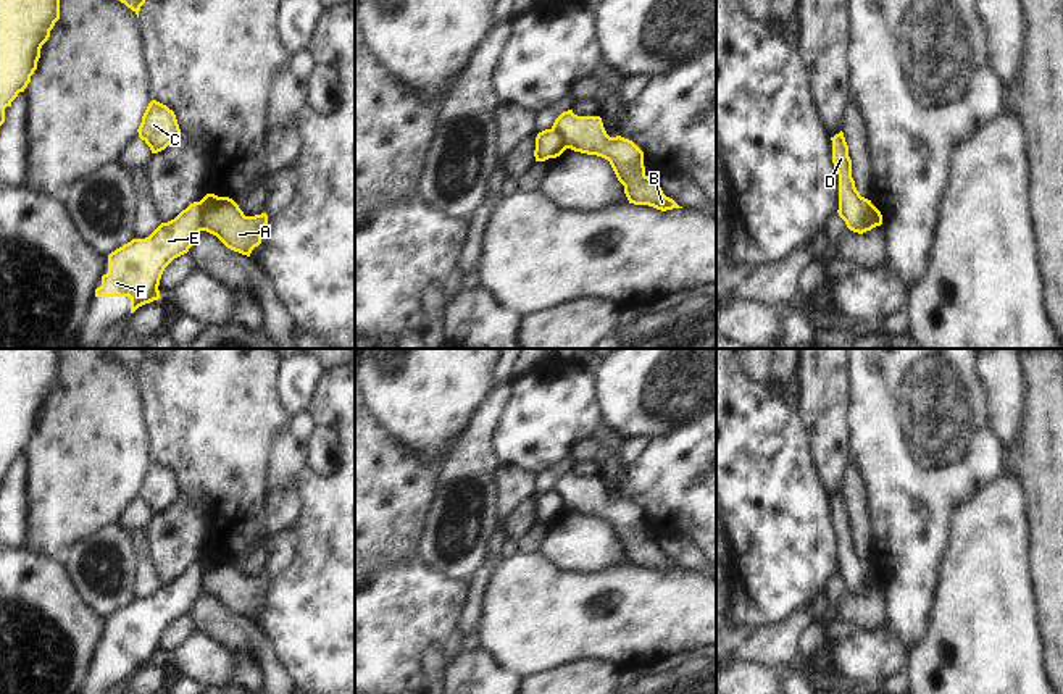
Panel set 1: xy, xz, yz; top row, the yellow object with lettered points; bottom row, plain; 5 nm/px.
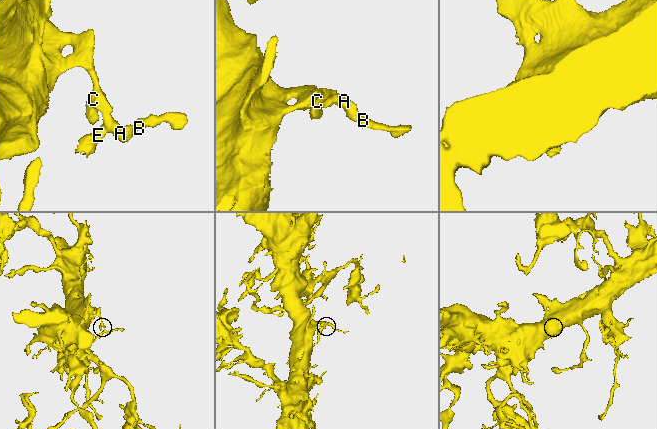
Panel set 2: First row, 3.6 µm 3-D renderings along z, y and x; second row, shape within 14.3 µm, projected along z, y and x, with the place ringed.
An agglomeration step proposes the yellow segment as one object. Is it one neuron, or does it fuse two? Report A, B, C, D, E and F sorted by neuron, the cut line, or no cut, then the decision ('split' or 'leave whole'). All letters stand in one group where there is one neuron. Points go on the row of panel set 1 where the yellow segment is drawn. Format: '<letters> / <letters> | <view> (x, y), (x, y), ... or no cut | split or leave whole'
A B C D / E F | xy (197, 202), (202, 229) | split

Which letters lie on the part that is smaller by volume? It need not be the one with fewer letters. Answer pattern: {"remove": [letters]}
{"remove": ["E", "F"]}

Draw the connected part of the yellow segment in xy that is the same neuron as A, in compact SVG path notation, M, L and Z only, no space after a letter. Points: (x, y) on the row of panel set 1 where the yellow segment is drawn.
M206 194L200 202L200 228L216 236L227 249L250 257L261 244L268 215L245 216L229 197Z

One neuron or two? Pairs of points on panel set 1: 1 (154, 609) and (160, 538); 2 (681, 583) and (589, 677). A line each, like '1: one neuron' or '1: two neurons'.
1: two neurons
2: two neurons

